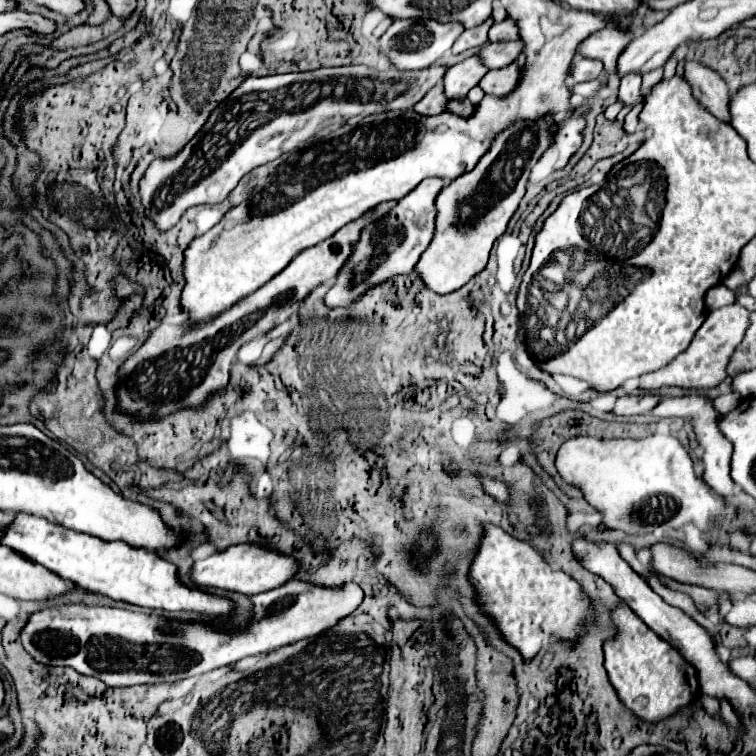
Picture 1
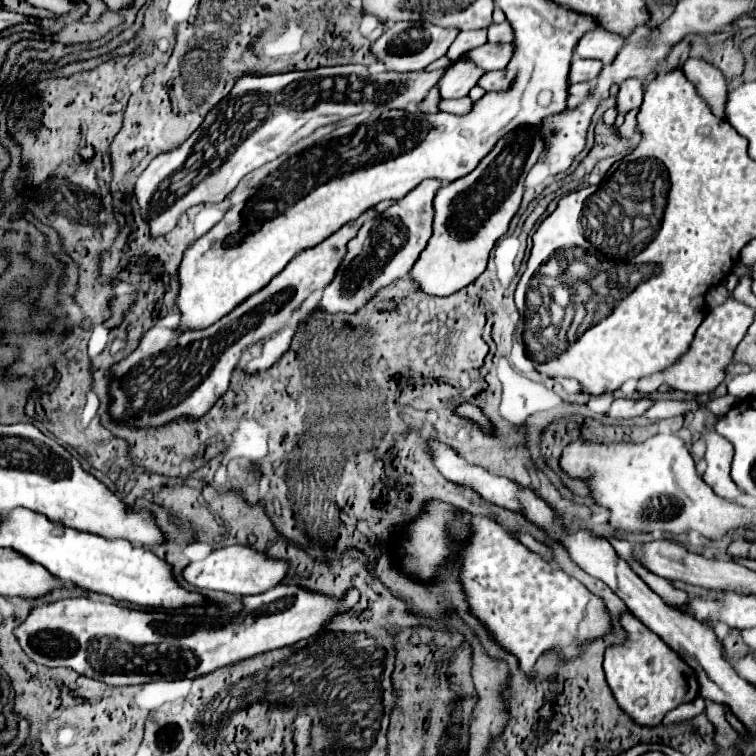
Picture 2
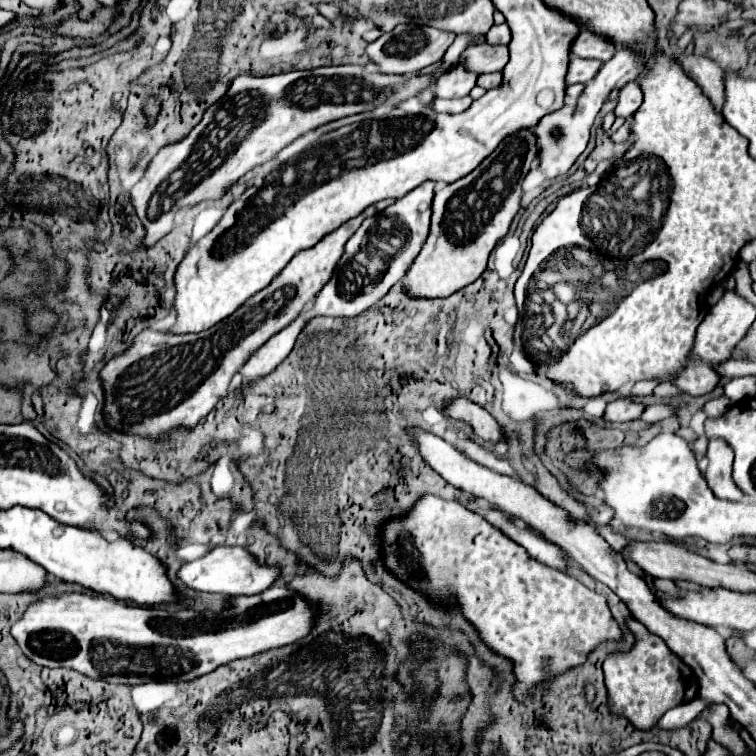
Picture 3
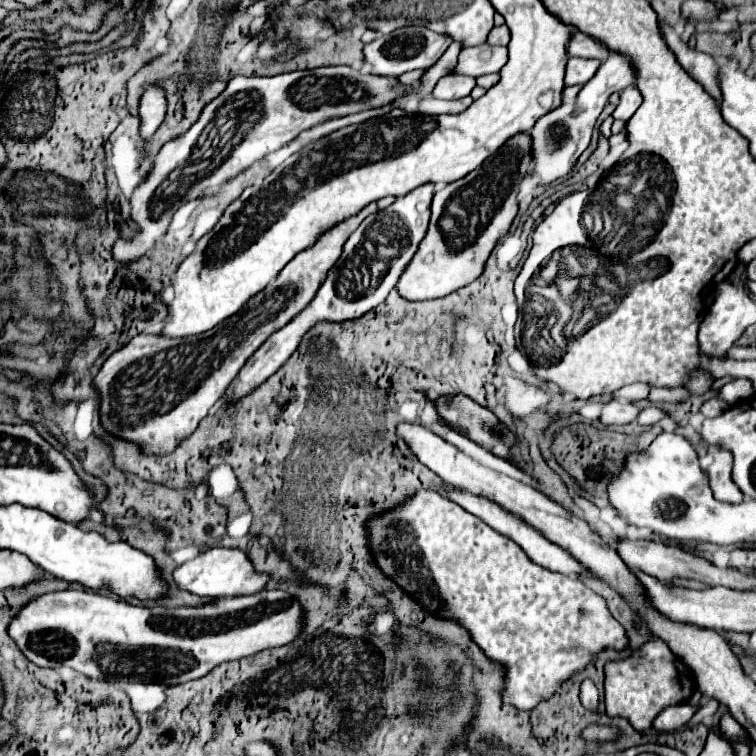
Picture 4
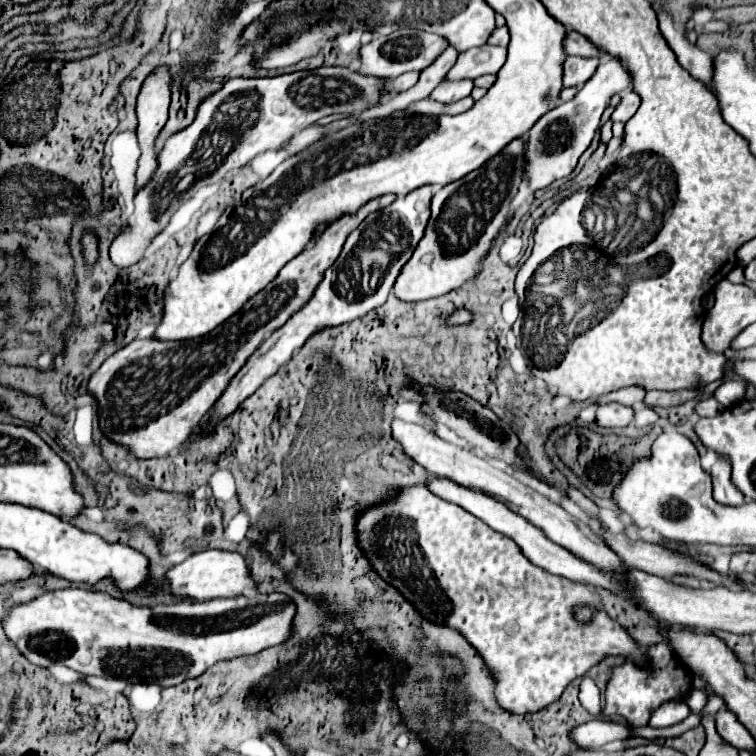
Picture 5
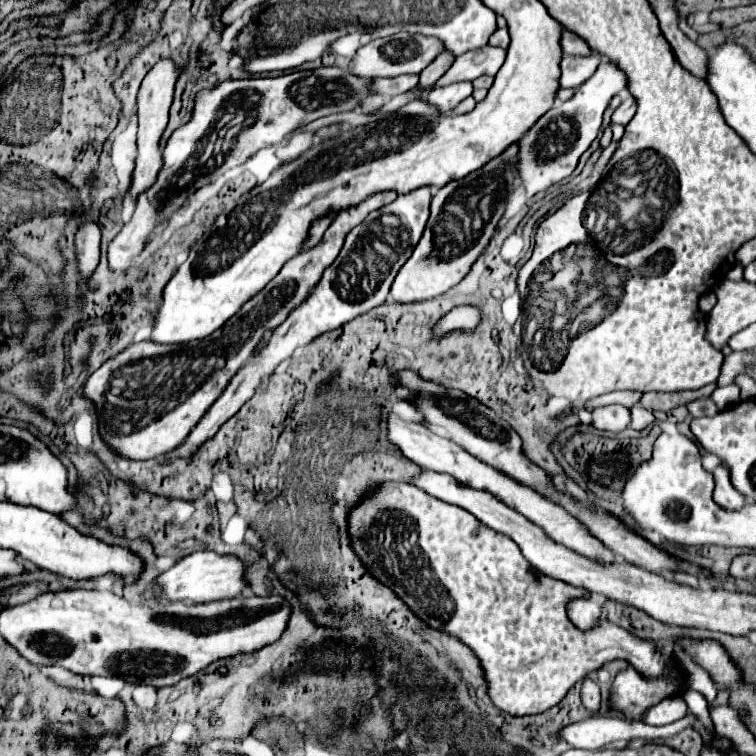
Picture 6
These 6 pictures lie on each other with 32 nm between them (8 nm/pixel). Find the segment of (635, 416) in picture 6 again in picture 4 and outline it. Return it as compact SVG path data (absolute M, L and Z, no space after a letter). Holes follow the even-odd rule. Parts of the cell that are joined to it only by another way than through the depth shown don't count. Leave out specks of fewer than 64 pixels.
M644 406L644 408L640 408L640 414L638 414L638 418L636 418L636 422L640 424L640 426L652 426L652 424L656 424L660 418L664 416L664 412L660 412L658 408L654 408L654 406Z

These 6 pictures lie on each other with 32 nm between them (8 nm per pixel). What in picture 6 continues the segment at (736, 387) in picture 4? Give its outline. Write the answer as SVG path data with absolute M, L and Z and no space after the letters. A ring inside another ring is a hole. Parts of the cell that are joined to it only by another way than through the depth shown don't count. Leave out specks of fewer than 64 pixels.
M736 384L732 386L724 386L724 388L716 388L710 396L714 400L714 404L718 406L718 410L726 410L730 406L734 406L740 400L740 388Z

